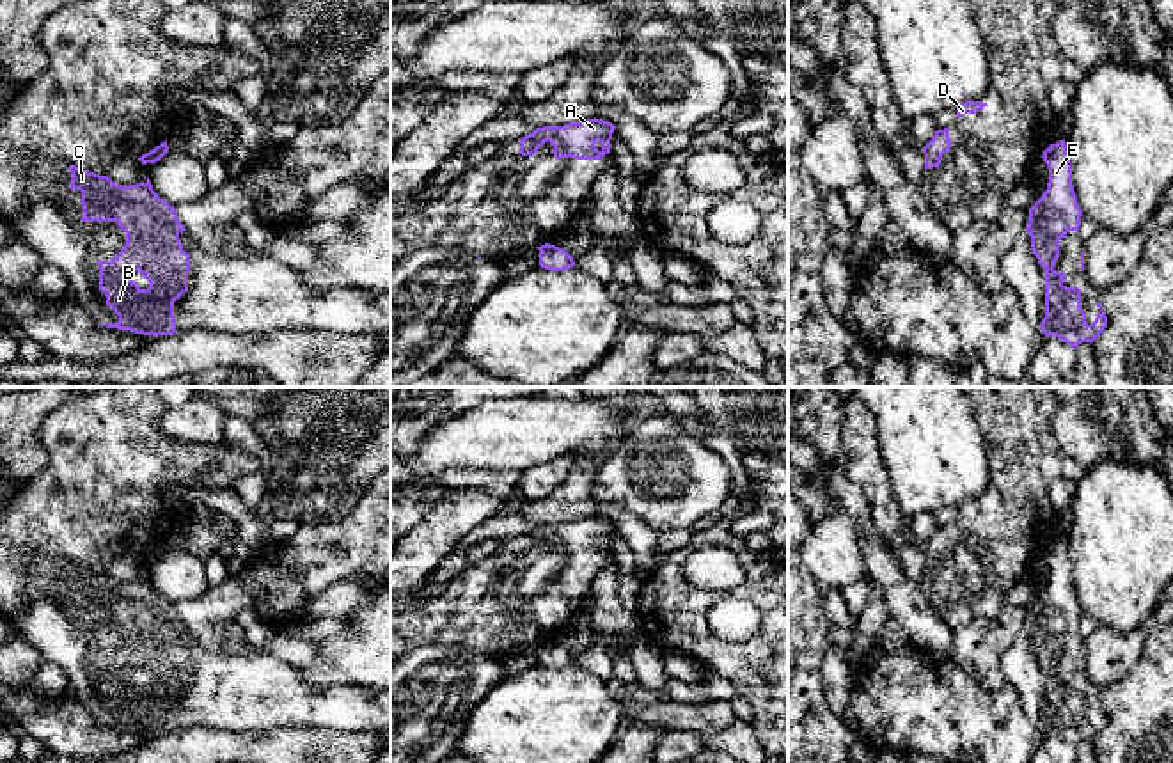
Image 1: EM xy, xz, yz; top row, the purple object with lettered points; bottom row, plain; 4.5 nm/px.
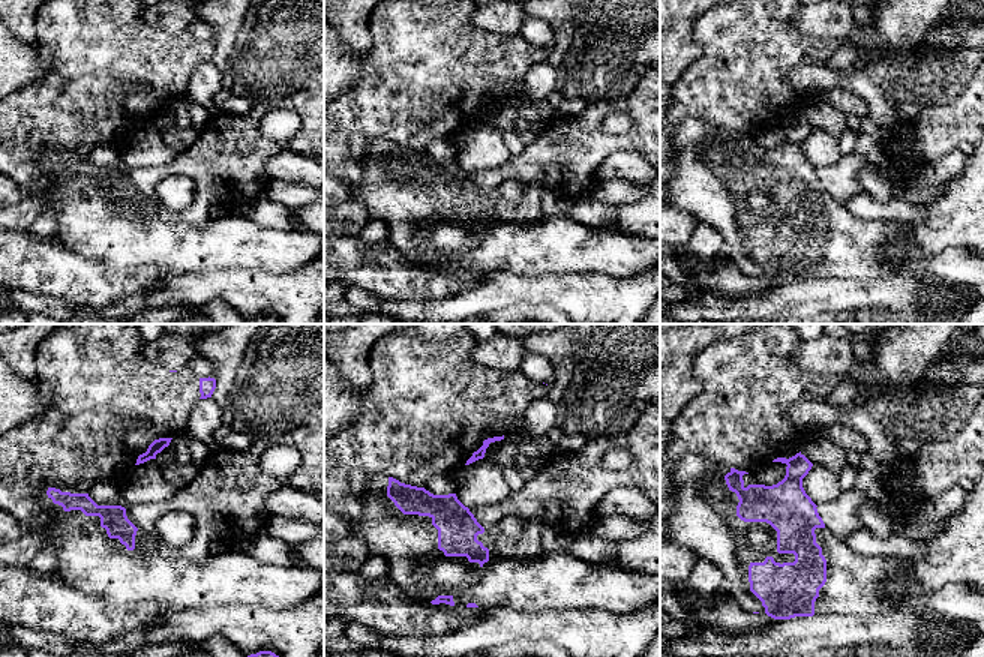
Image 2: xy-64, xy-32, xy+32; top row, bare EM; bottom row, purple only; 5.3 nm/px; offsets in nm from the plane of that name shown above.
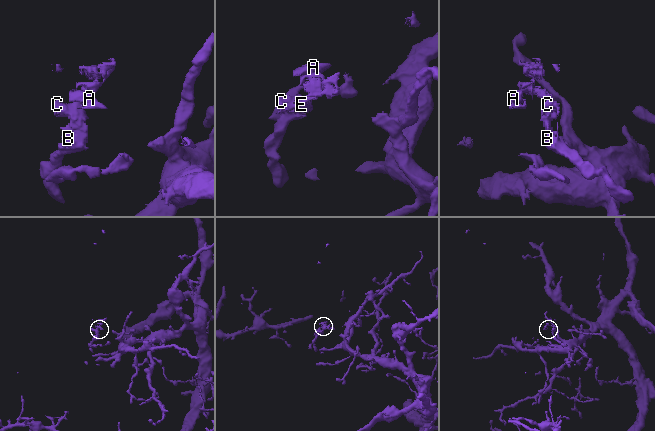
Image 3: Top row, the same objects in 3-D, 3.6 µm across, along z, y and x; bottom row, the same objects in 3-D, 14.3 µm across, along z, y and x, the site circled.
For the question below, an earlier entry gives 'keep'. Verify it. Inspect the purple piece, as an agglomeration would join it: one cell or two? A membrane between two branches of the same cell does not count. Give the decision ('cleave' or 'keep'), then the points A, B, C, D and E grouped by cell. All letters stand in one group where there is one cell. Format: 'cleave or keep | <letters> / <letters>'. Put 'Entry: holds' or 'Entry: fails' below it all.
cleave | A D / B C E
Entry: fails

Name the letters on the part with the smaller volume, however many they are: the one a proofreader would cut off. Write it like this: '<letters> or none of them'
A, D

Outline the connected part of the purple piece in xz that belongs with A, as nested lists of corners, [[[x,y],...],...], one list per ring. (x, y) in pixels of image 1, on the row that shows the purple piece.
[[[587,119],[584,122],[570,122],[564,126],[543,126],[520,138],[520,154],[531,156],[550,142],[552,154],[577,160],[603,160],[610,153],[610,140],[616,126],[603,119]]]

